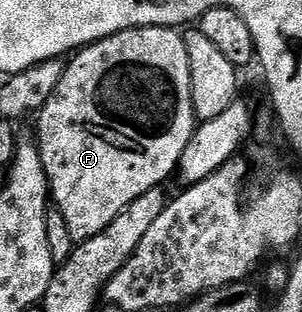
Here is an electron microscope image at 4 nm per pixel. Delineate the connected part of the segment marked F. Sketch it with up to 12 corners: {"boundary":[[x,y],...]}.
{"boundary":[[174,27],[82,48],[37,112],[75,242],[176,174],[197,120]]}

